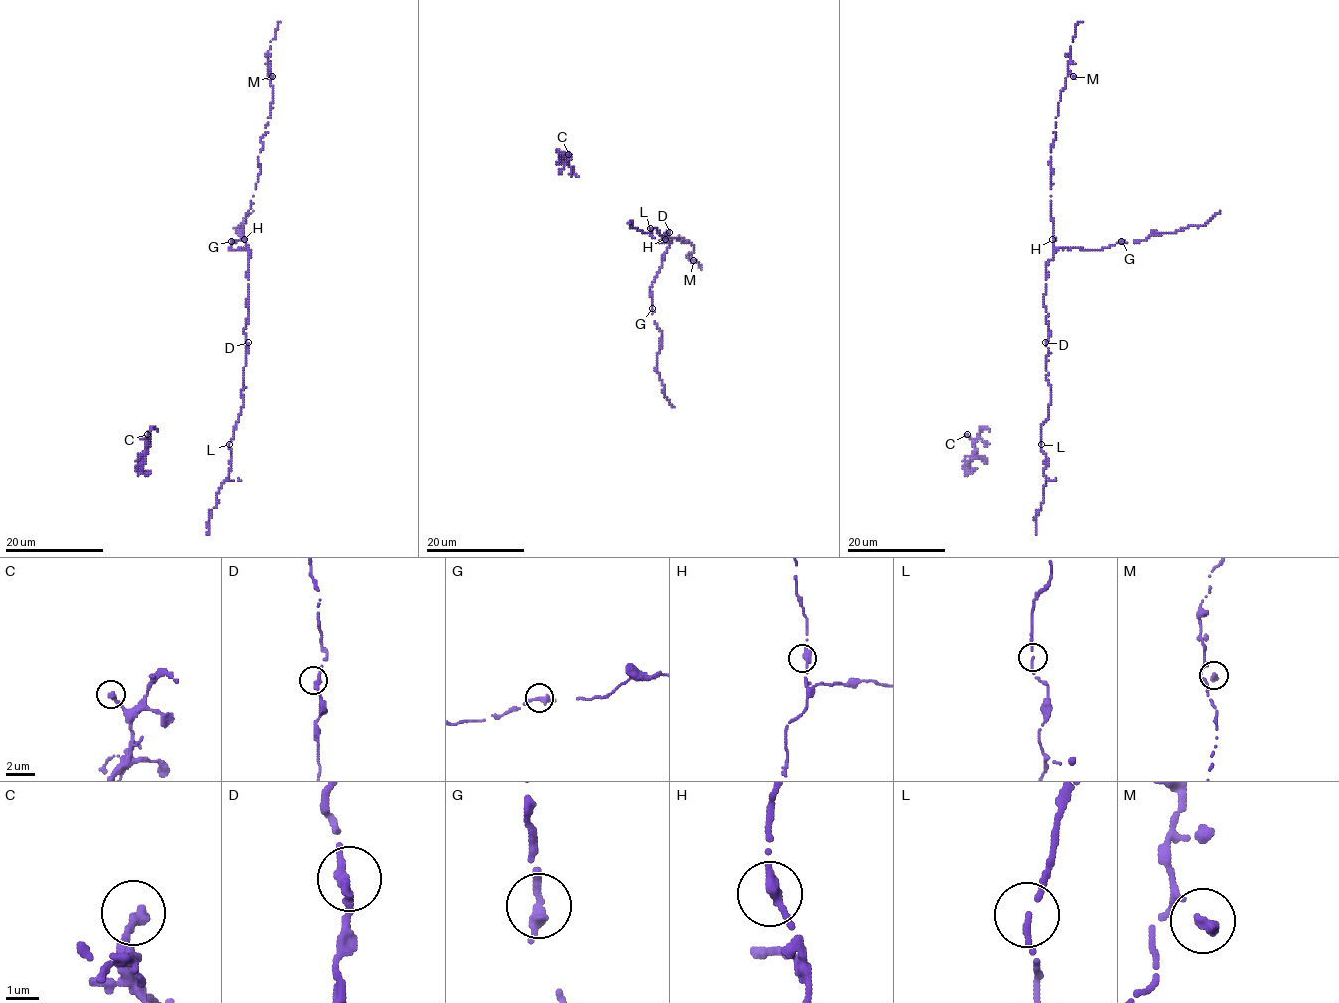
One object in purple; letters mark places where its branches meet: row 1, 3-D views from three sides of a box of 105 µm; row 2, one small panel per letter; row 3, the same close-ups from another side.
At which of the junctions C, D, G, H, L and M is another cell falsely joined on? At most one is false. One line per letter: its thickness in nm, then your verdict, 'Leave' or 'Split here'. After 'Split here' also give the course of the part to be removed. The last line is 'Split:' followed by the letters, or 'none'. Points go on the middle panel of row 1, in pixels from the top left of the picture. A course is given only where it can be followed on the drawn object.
C: Thickness 380 nm. Leave
D: Thickness 400 nm. Leave
G: Thickness 400 nm. Leave
H: Thickness 400 nm. Leave
L: Thickness 220 nm. Leave
M: Thickness 320 nm. Leave
Split: none

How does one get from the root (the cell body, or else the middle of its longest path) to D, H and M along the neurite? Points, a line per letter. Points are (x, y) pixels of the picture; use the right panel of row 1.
D: (1044, 298), (1050, 334), (1045, 342)
H: (1044, 298), (1046, 264), (1054, 257), (1052, 239)
M: (1044, 298), (1046, 264), (1054, 257), (1050, 156), (1060, 91), (1067, 75), (1073, 76)

